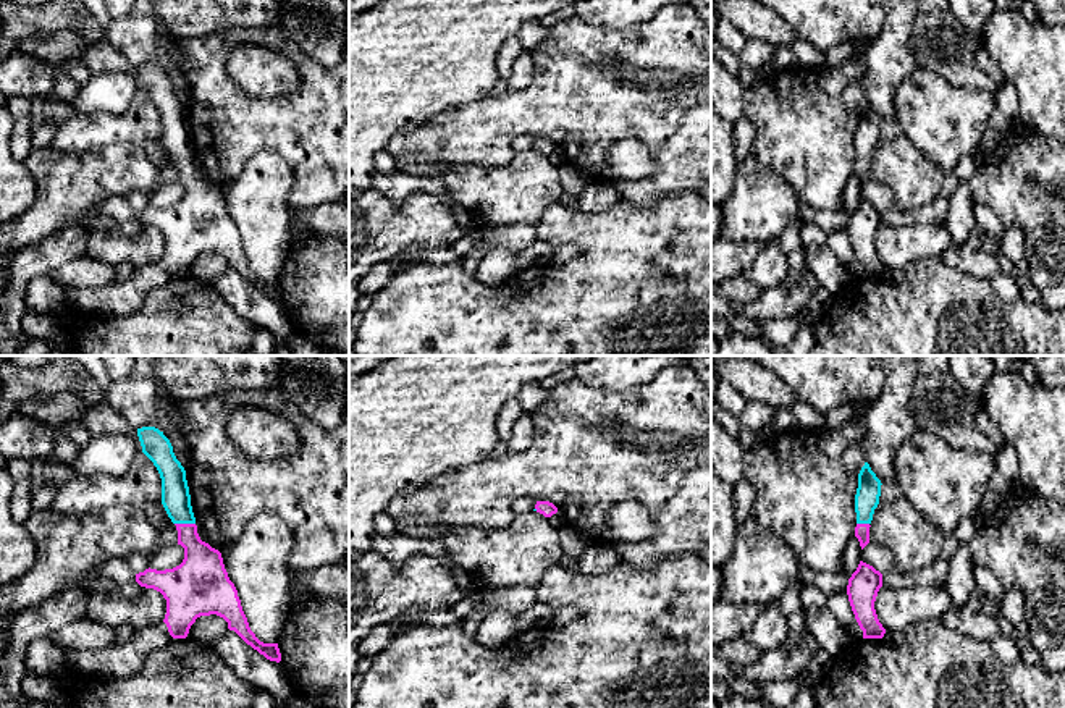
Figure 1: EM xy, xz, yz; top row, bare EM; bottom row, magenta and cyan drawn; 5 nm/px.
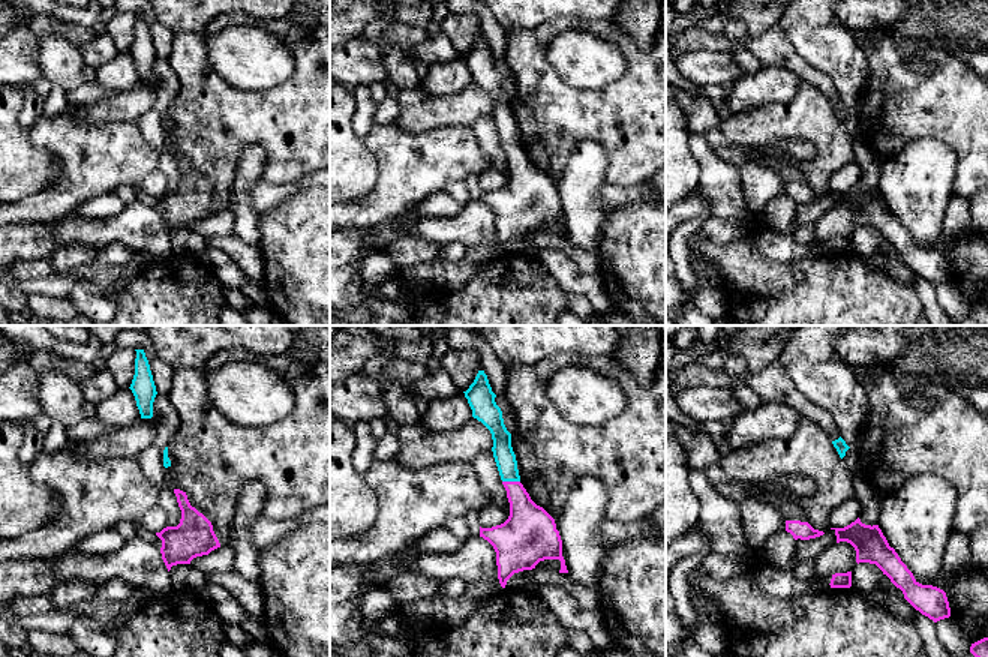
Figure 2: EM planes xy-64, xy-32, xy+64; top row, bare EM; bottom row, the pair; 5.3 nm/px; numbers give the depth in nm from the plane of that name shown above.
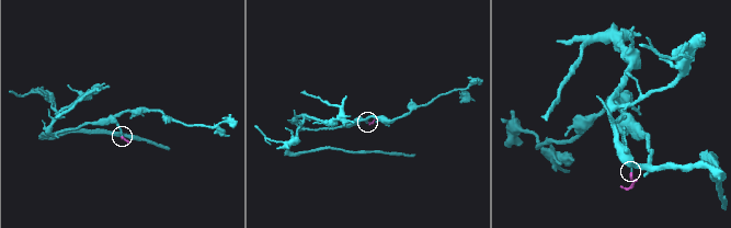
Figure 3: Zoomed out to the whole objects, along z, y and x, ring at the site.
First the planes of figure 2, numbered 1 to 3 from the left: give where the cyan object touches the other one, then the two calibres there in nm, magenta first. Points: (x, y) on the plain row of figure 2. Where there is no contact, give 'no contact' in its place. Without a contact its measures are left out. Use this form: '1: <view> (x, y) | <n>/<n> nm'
1: no contact
2: xy-32 (511, 146) | 240/110 nm
3: no contact

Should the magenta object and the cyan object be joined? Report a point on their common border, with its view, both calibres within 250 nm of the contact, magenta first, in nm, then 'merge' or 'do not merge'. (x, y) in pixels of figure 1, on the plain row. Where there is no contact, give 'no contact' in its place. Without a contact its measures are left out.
xy (185, 162) | 220/140 nm | merge

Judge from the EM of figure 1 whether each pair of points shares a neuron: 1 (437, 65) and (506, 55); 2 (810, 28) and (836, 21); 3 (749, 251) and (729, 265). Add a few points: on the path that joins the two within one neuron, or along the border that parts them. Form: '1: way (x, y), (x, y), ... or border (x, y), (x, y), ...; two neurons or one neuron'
1: border (514, 36), (501, 46), (496, 55), (496, 78); two neurons
2: way (816, 21), (829, 21); one neuron
3: way (744, 252), (734, 261); one neuron

